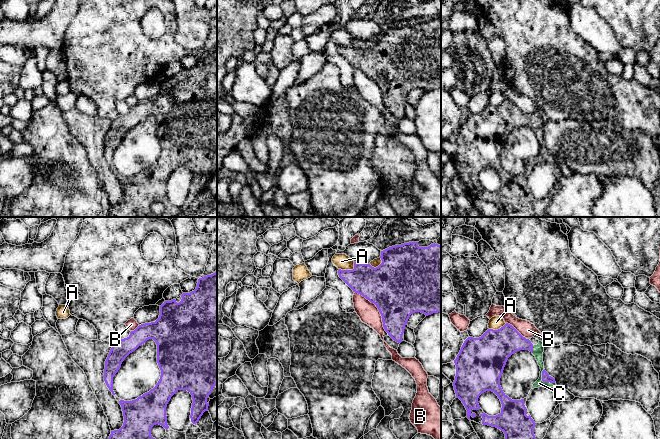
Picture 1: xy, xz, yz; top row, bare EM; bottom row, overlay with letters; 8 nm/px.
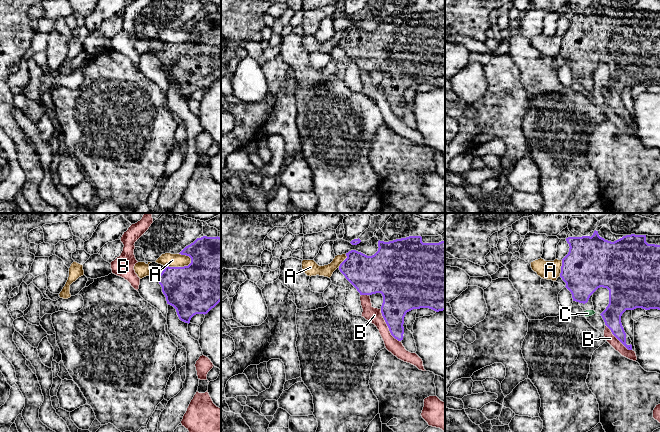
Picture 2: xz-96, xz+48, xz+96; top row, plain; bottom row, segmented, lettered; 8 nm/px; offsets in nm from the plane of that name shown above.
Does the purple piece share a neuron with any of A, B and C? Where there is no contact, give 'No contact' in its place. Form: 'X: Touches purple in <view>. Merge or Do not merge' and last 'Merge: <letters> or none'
A: Touches purple in xz. Do not merge
B: Touches purple in xz. Do not merge
C: Touches purple in yz. Merge
Merge: C

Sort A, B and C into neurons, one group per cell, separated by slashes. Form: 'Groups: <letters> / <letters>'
Groups: A / B / C

